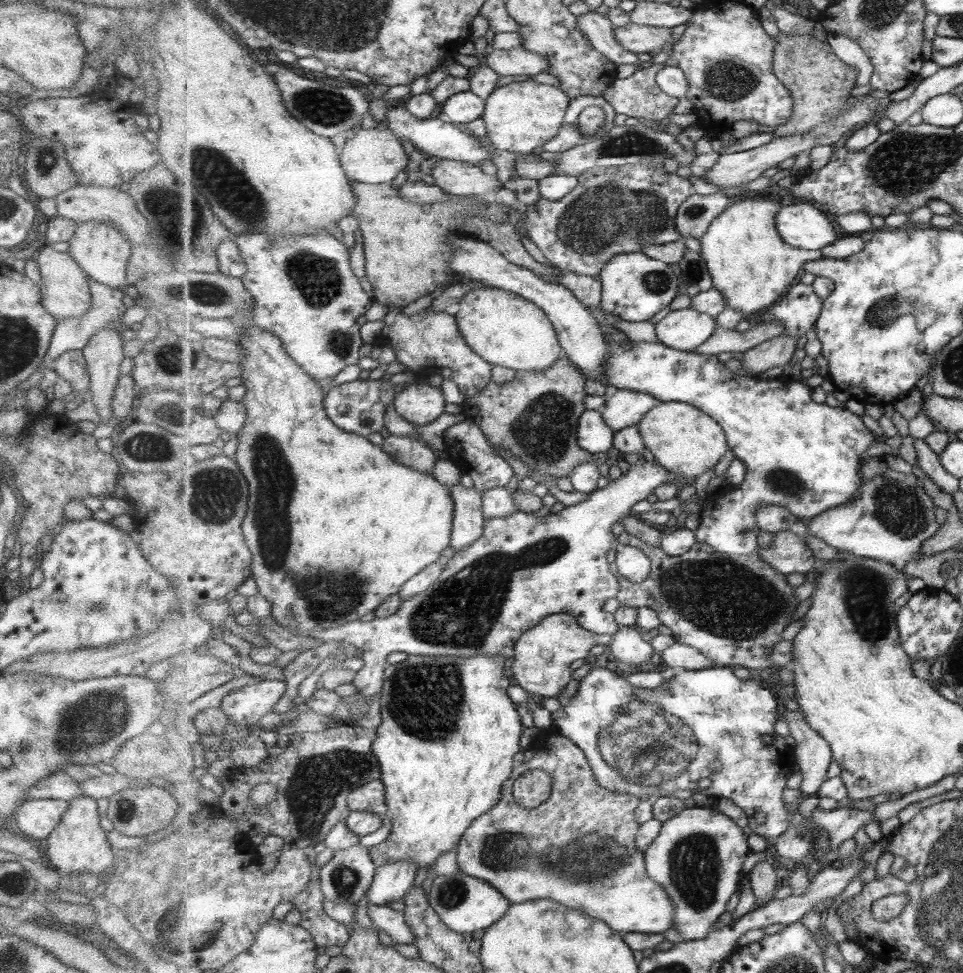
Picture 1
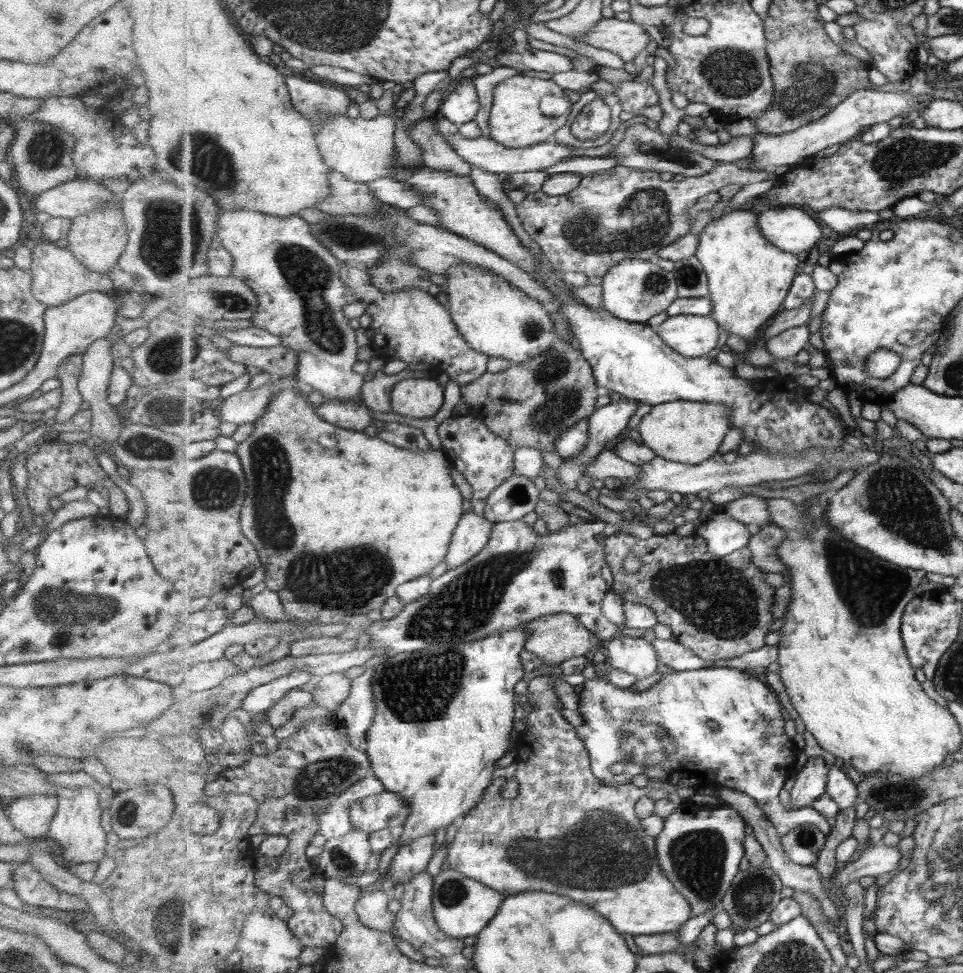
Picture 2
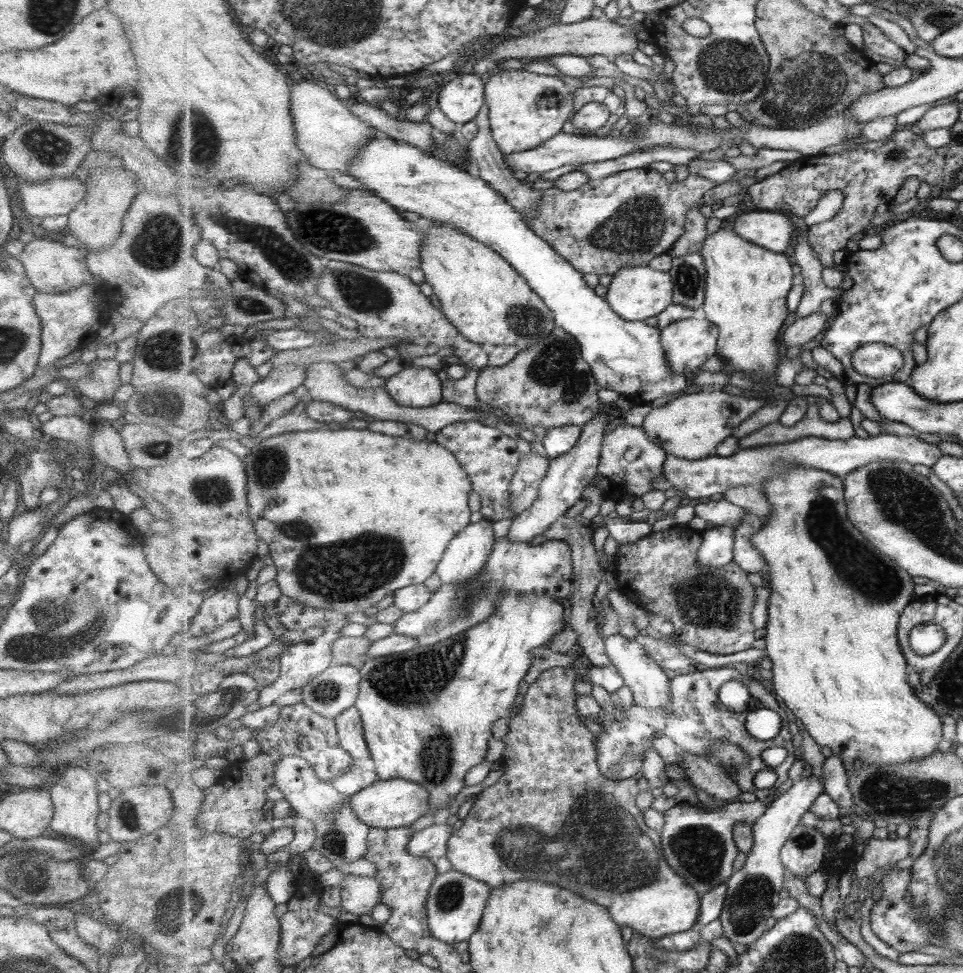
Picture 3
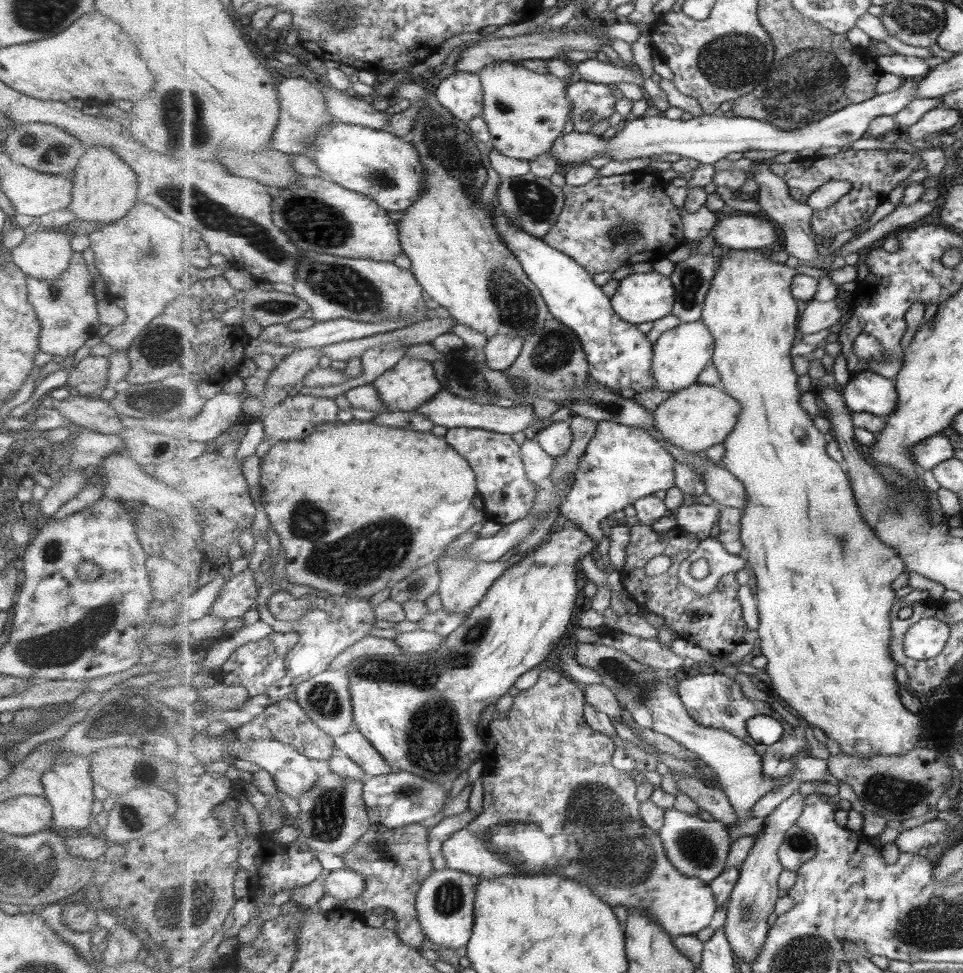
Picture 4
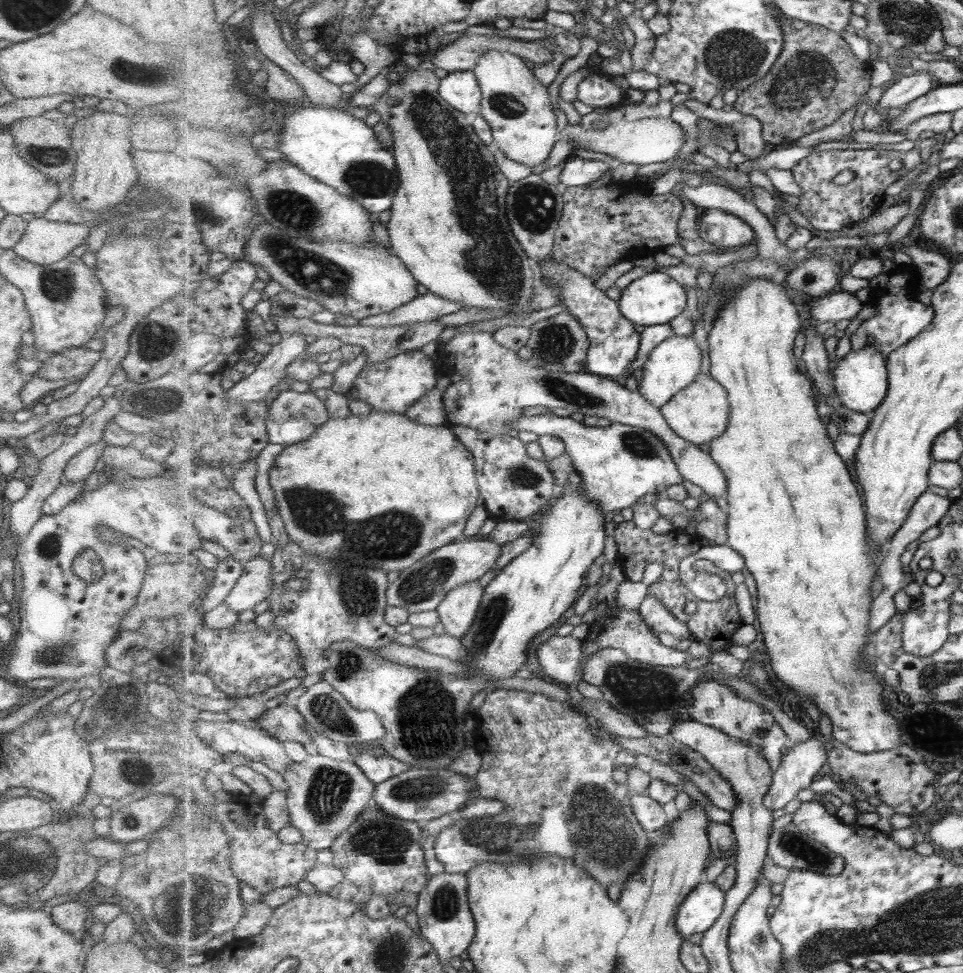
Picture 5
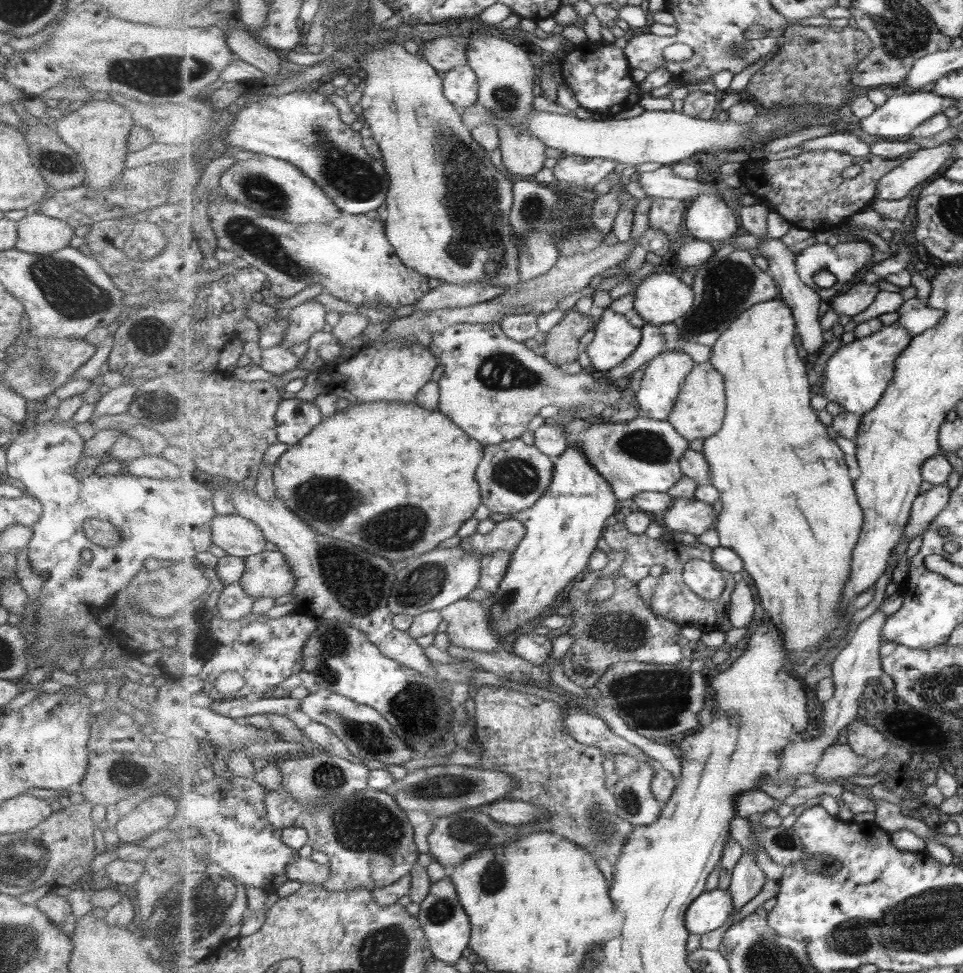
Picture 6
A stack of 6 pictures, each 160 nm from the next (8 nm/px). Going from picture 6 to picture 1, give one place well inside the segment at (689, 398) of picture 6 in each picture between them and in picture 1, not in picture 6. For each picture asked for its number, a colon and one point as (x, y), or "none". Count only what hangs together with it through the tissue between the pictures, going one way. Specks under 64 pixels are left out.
1: (683, 439)
2: (685, 431)
3: (691, 426)
4: (694, 419)
5: (701, 413)

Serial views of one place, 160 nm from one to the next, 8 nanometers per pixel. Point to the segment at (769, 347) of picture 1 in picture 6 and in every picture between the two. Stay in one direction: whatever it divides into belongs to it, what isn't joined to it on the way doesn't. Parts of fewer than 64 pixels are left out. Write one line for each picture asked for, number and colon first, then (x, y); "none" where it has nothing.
2: (789, 343)
3: (801, 332)
4: (817, 316)
5: (842, 305)
6: (859, 297)

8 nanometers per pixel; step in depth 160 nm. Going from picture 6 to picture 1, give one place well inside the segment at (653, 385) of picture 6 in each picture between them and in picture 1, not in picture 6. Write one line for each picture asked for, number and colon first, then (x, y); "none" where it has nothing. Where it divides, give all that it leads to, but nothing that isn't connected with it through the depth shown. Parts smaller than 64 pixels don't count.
1: (688, 329)
2: (693, 336)
3: (688, 344)
4: (681, 354)
5: (674, 365)

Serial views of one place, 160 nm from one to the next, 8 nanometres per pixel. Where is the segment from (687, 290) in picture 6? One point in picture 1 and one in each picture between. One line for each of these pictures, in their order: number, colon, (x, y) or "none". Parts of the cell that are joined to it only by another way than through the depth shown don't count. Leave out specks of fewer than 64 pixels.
1: (635, 287)
2: (635, 290)
3: (637, 293)
4: (641, 297)
5: (655, 298)

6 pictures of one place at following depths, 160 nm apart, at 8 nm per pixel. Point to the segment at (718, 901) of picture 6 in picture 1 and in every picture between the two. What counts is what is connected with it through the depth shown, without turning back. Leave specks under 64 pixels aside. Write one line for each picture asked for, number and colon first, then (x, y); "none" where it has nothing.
1: (602, 872)
2: (566, 832)
3: (587, 827)
4: (545, 764)
5: (703, 907)

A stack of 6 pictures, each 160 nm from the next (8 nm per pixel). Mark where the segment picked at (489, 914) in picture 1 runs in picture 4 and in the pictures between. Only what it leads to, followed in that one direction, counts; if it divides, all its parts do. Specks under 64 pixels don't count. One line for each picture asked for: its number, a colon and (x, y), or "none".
2: (463, 907)
3: (456, 906)
4: (446, 902)

